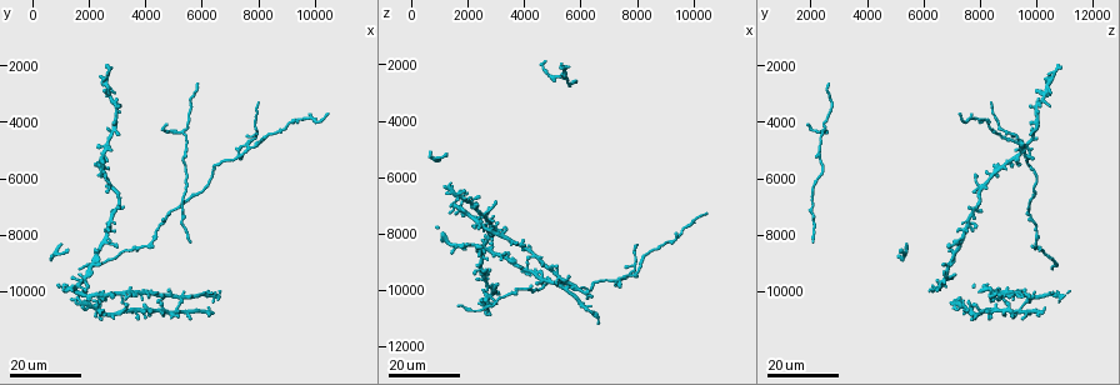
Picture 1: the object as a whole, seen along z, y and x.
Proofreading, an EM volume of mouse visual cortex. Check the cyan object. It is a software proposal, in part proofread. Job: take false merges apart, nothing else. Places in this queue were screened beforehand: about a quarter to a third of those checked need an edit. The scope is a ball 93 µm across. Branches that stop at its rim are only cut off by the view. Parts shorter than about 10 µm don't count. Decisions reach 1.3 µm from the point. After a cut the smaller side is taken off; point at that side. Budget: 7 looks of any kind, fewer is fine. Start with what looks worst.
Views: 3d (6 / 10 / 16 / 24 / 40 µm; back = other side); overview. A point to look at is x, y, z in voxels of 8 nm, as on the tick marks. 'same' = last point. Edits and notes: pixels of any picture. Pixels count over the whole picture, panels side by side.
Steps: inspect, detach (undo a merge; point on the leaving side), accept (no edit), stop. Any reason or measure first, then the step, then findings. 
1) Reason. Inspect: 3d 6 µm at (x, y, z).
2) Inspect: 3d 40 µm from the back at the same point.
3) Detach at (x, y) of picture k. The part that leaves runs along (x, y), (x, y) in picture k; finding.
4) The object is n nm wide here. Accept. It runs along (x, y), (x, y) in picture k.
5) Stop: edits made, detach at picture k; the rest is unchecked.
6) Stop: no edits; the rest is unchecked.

Four-way junction. Inspect: 3d 16 µm at (7600, 4900, 9500).

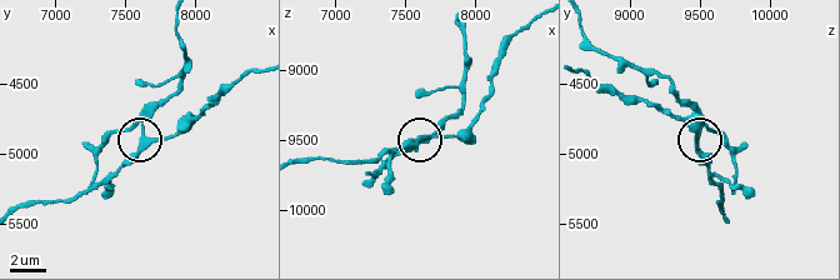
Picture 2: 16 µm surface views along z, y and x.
Inspect: 3d 10 µm at (7620, 4900, 9480).

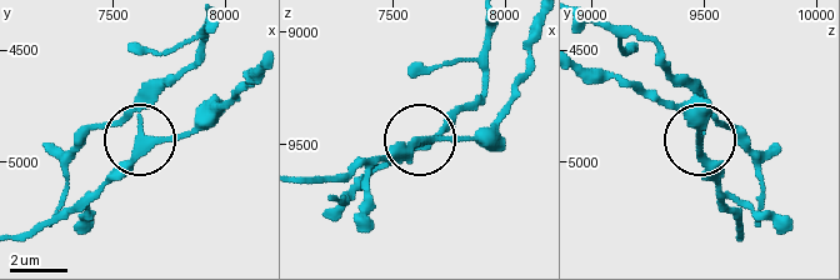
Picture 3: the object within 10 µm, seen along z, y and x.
The side arm is 19 µm long; 4 arms meet here. Detach at (164, 79) of picture 3. Two cells meet here.

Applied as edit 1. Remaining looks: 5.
Three-way junction. Inspect: 3d 24 µm at (4000, 8400, 9900).

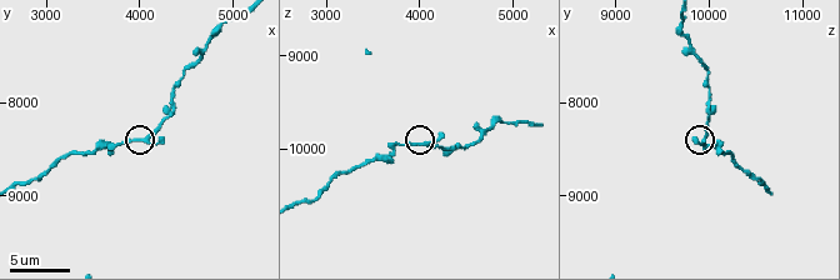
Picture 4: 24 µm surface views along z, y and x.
Inspect: 3d 6 µm at (4050, 8400, 9950).

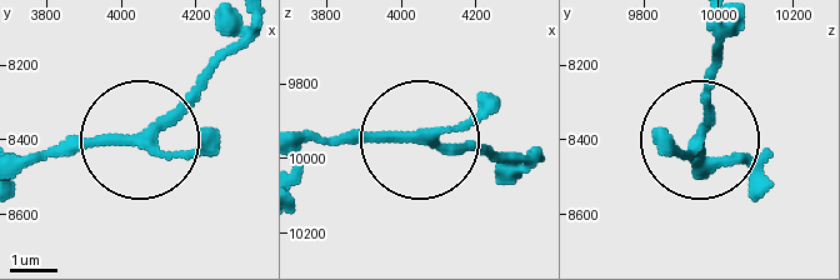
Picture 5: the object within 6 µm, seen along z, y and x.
3 arms meet here. Accept. All the same cell.

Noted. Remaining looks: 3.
Inspect: 3d 24 µm at (3300, 10700, 8100).

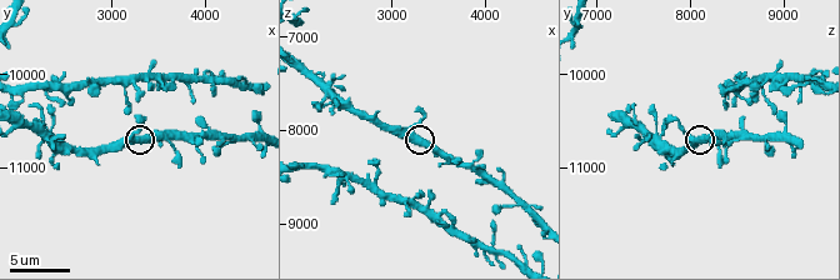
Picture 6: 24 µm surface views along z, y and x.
Inspect: 3d 6 µm at (3350, 10700, 8100).

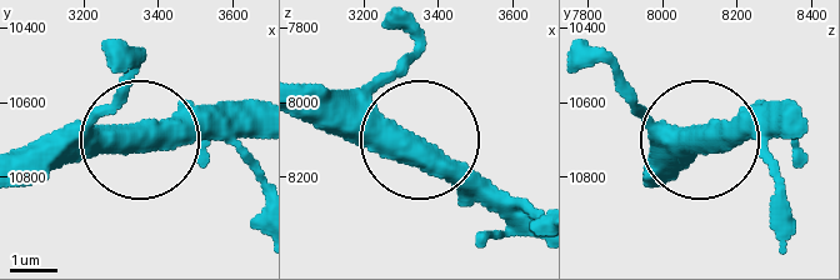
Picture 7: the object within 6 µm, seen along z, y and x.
The object is 500 nm wide here. Accept. All the same cell.

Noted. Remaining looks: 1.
Stop: edits made, detach at picture 3; the rest is unchecked.

